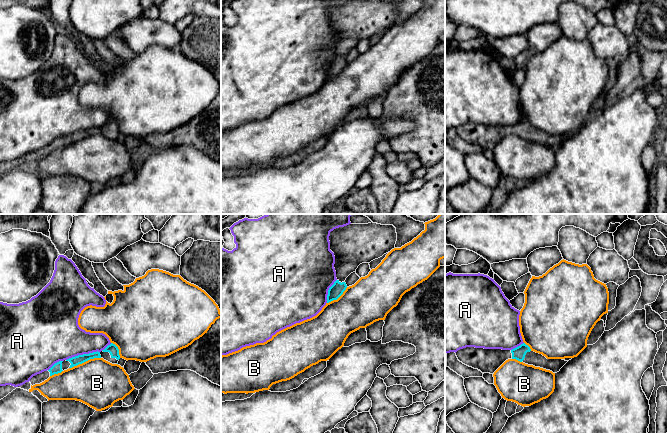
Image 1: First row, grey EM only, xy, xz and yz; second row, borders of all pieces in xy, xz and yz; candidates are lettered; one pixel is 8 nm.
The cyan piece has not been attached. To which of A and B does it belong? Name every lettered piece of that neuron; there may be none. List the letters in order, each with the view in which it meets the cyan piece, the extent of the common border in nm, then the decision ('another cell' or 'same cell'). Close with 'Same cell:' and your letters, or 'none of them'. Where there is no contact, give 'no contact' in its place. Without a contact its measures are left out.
A: xy | 280 nm | another cell
B: xy | 280 nm | another cell
Same cell: none of them

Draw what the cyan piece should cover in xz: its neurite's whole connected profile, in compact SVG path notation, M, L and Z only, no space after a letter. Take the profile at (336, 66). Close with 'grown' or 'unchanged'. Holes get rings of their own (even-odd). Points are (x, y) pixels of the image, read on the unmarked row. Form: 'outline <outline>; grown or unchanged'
outline M349 0L331 7L329 17L330 26L335 32L334 44L337 56L328 66L327 79L337 76L343 70L347 64L346 54L355 48L360 40L370 39L394 25L397 9L393 1Z; grown

